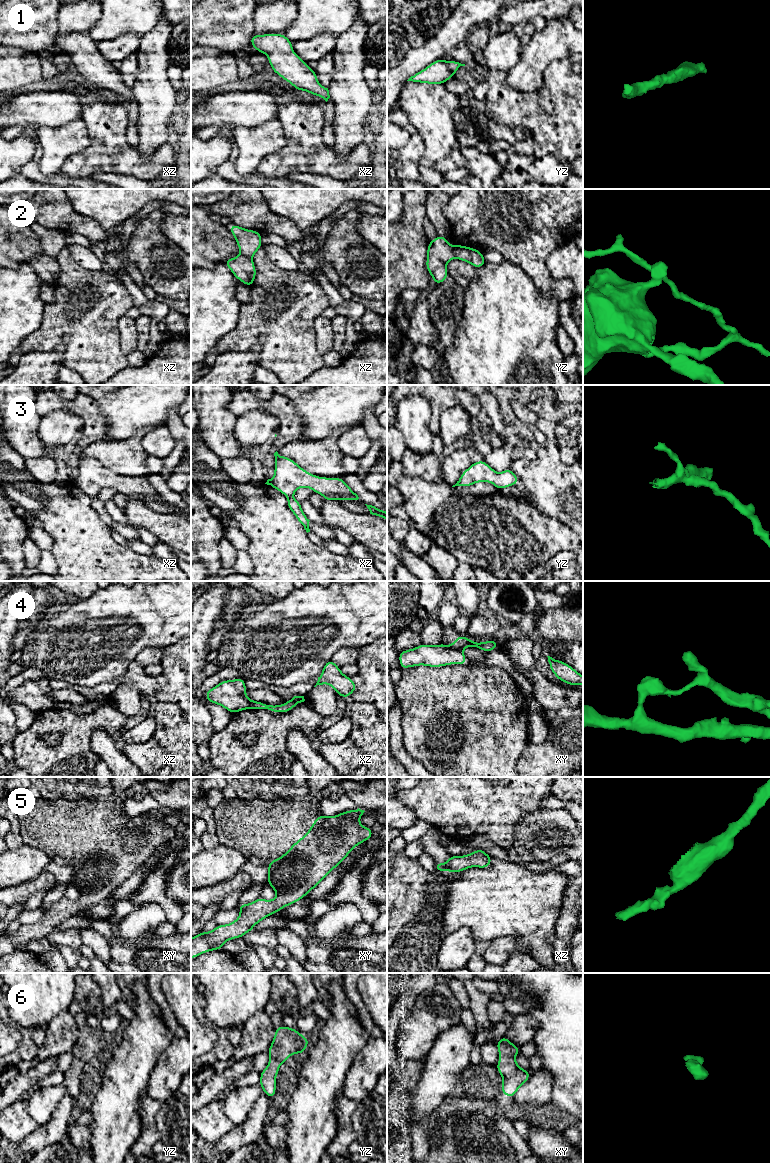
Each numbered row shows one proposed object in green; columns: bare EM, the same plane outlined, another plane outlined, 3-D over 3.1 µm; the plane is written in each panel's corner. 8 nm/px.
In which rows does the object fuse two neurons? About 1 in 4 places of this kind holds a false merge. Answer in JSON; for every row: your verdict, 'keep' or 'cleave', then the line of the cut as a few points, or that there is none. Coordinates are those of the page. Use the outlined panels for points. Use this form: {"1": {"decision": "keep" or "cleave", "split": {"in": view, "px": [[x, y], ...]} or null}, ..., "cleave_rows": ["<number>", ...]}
{"1": {"decision": "keep", "split": null}, "2": {"decision": "cleave", "split": {"in": "xz", "px": [[241, 254], [251, 258]]}}, "3": {"decision": "keep", "split": null}, "4": {"decision": "cleave", "split": {"in": "xy", "px": [[450, 645], [460, 649]]}}, "5": {"decision": "keep", "split": null}, "6": {"decision": "keep", "split": null}, "cleave_rows": ["2", "4"]}

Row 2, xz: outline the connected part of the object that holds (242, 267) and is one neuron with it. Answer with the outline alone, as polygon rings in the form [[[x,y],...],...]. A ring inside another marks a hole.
[[[240,255],[228,258],[224,261],[236,279],[242,281],[245,286],[251,287],[256,279],[256,267],[252,258]]]

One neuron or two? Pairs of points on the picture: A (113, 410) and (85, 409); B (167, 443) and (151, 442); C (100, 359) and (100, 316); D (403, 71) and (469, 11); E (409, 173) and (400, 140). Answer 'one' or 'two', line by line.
A: two
B: one
C: one
D: one
E: two

